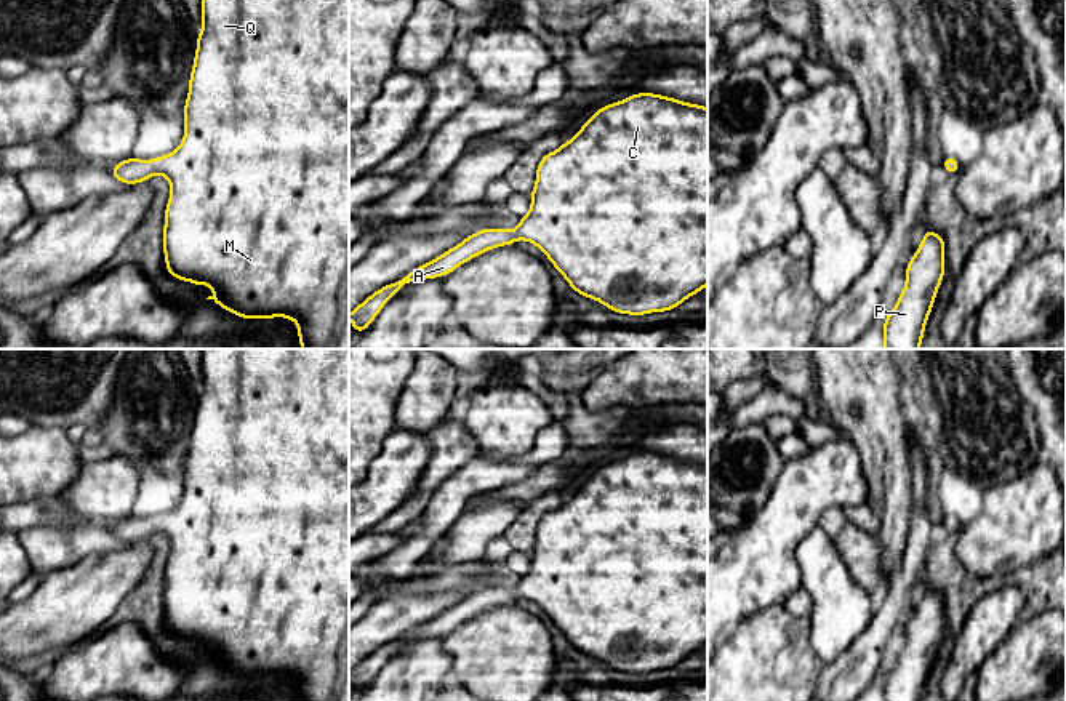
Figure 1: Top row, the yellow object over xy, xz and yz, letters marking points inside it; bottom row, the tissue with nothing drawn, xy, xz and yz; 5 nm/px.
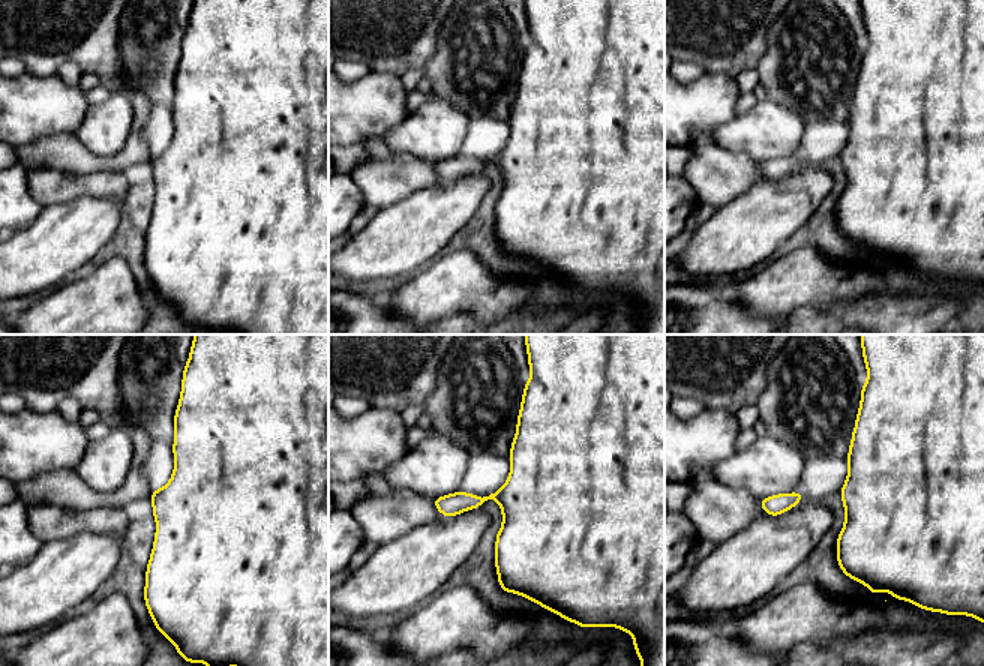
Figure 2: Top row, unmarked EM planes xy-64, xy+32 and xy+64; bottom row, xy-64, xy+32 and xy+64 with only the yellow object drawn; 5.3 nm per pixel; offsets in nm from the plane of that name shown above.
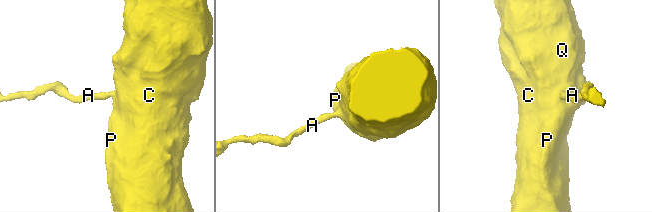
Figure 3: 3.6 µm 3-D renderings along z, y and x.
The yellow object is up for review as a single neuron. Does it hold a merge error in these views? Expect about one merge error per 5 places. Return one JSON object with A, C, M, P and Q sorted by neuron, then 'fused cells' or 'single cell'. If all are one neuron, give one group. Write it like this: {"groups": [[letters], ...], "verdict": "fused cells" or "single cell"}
{"groups": [["A", "C", "M", "P", "Q"]], "verdict": "single cell"}

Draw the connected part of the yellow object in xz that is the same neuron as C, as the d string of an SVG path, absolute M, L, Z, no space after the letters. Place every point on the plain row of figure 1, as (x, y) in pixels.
M635 451L597 467L568 501L539 519L530 559L531 567L515 587L482 587L370 653L349 672L355 691L363 691L403 643L448 634L487 608L514 603L515 599L536 603L576 651L618 672L645 674L675 667L707 643L707 466Z

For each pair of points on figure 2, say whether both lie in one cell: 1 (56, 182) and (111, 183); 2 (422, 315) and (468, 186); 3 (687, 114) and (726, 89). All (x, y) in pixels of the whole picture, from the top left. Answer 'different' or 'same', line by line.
1: same
2: different
3: same

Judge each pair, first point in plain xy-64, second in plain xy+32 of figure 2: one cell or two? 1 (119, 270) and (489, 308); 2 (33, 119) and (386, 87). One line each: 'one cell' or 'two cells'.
1: one cell
2: one cell

